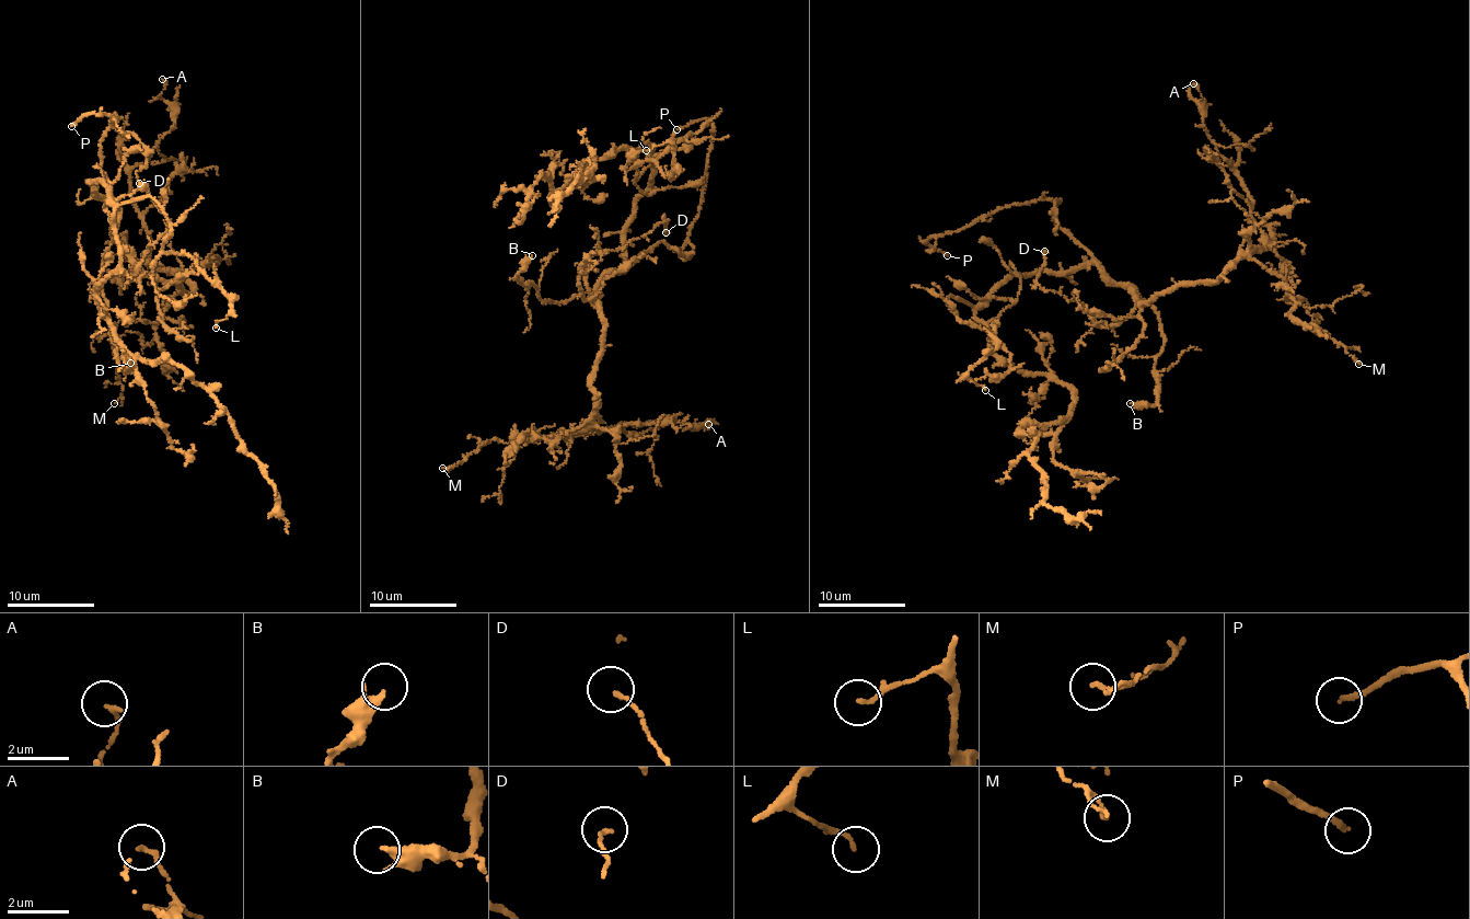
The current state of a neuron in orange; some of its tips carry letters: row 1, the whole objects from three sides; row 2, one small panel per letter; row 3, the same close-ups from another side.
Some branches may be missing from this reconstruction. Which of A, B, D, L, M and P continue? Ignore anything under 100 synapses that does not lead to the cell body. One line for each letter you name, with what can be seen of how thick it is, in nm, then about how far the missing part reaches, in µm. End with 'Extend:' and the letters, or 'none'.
P: 170 nm | 20 µm
Extend: P

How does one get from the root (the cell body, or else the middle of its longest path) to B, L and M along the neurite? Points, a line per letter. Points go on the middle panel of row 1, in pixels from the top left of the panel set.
B: (643, 193), (625, 233), (625, 265), (592, 290), (557, 303), (537, 297), (534, 286), (516, 278), (532, 255)
L: (643, 193), (655, 147), (691, 133), (656, 159), (656, 167), (671, 176), (673, 146), (667, 142), (646, 150)
M: (643, 193), (625, 233), (625, 265), (591, 297), (603, 332), (591, 418), (552, 439), (487, 439), (442, 468)

